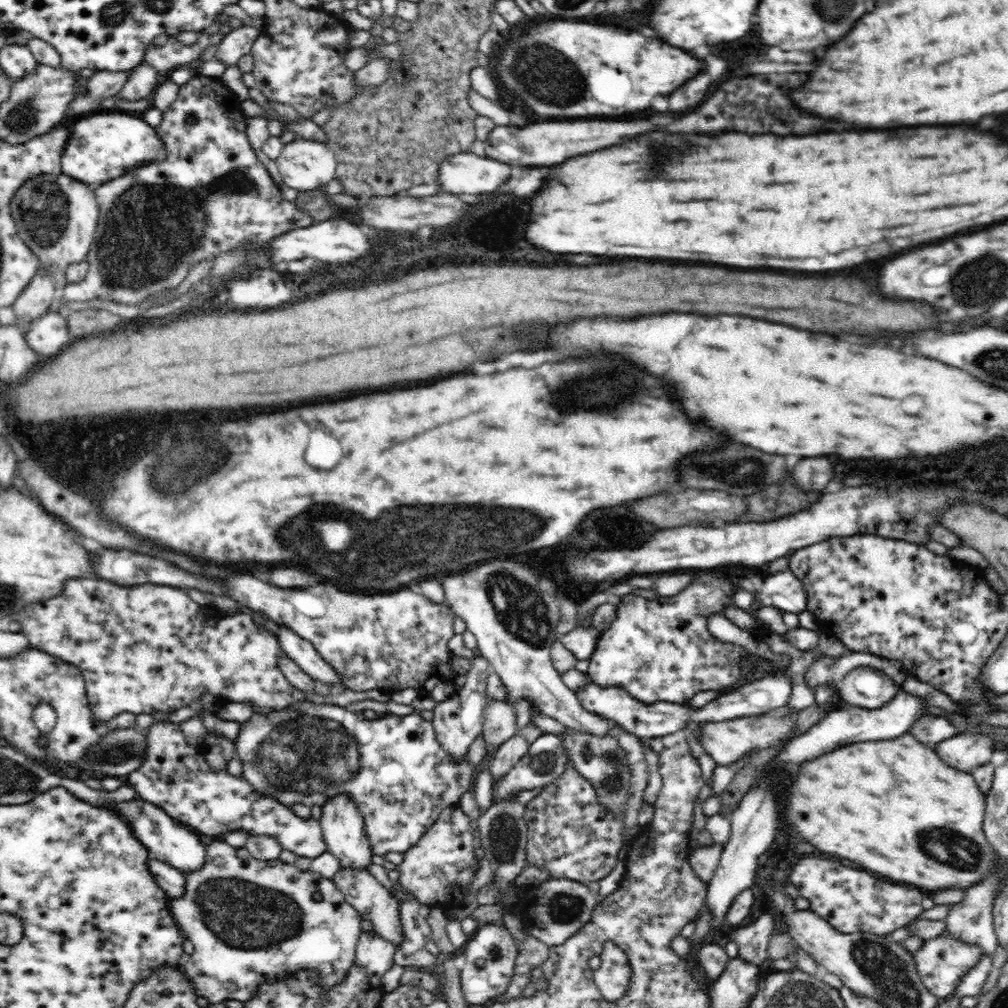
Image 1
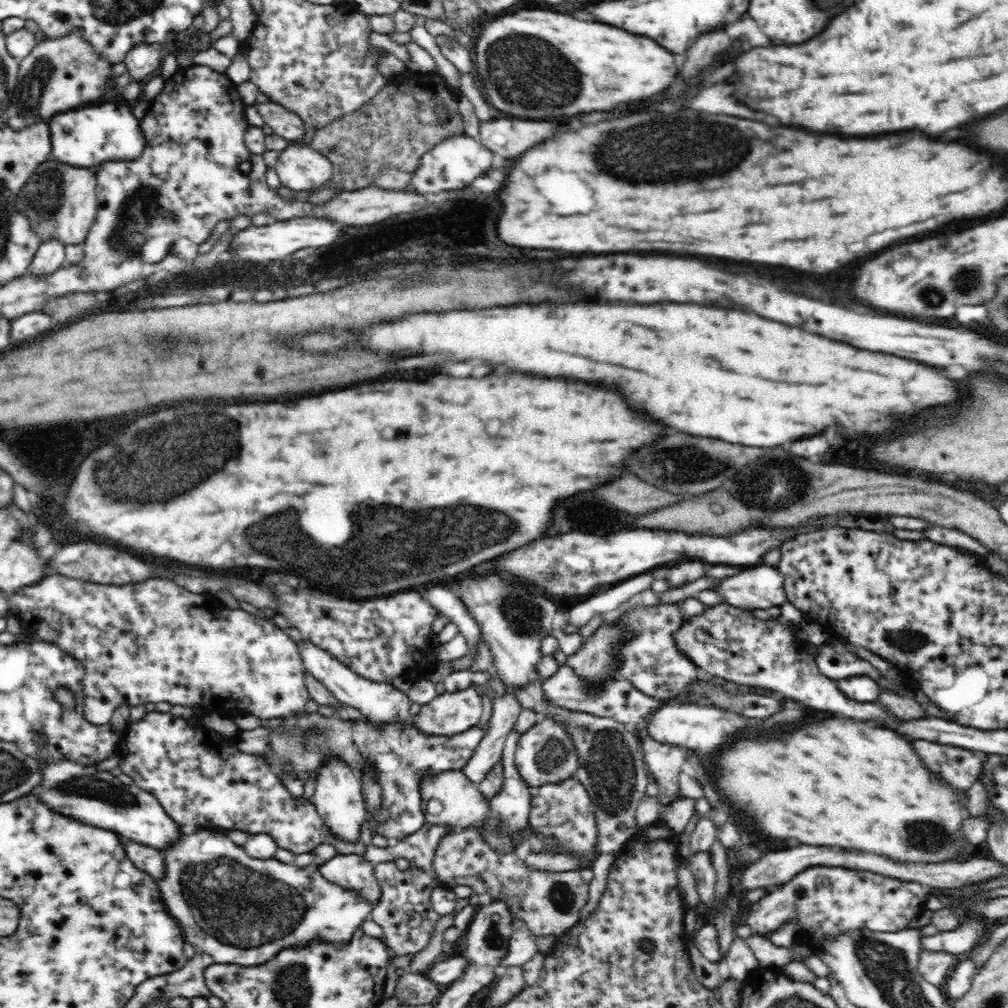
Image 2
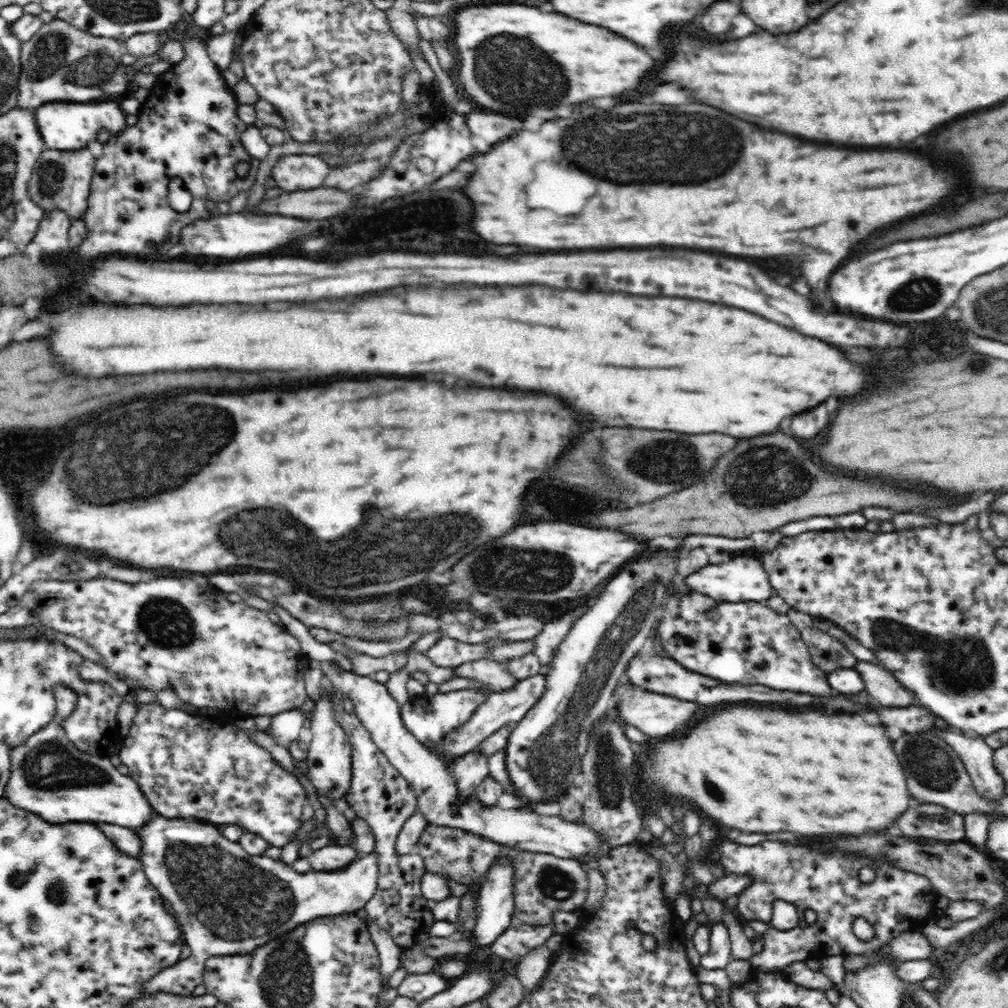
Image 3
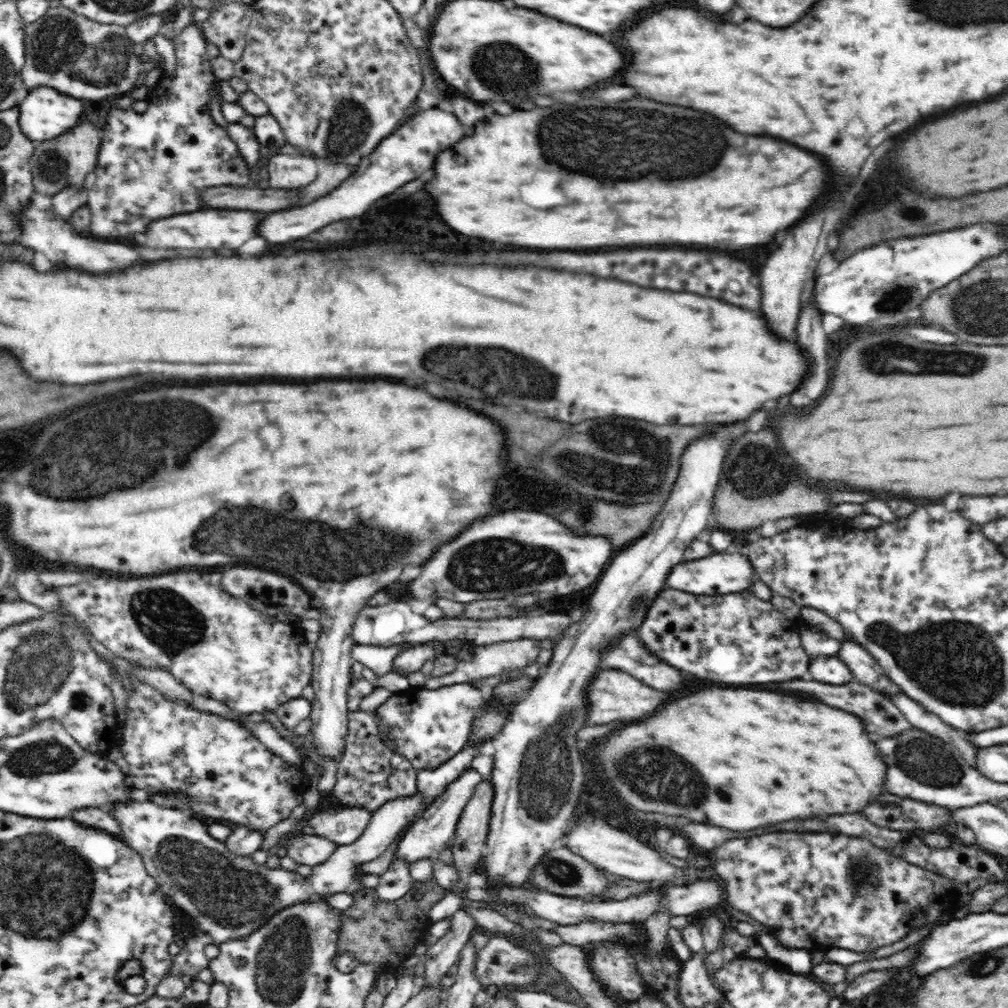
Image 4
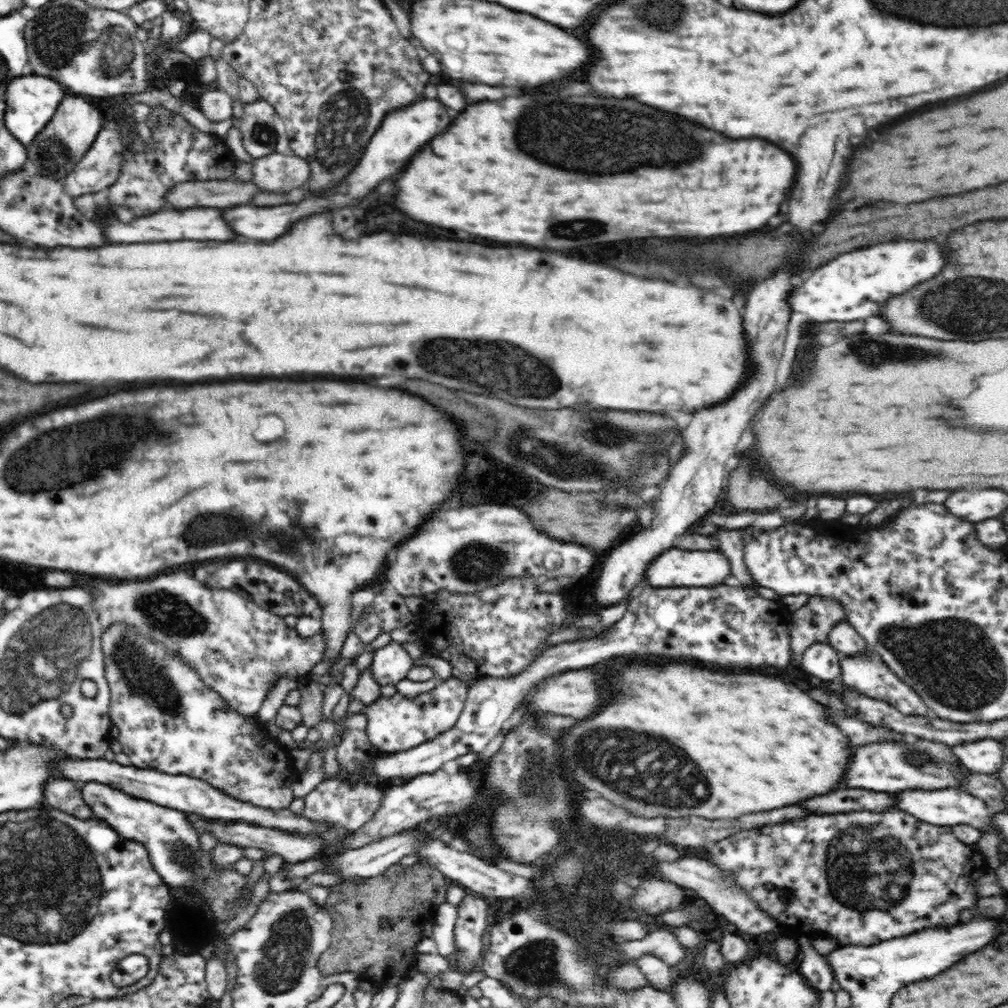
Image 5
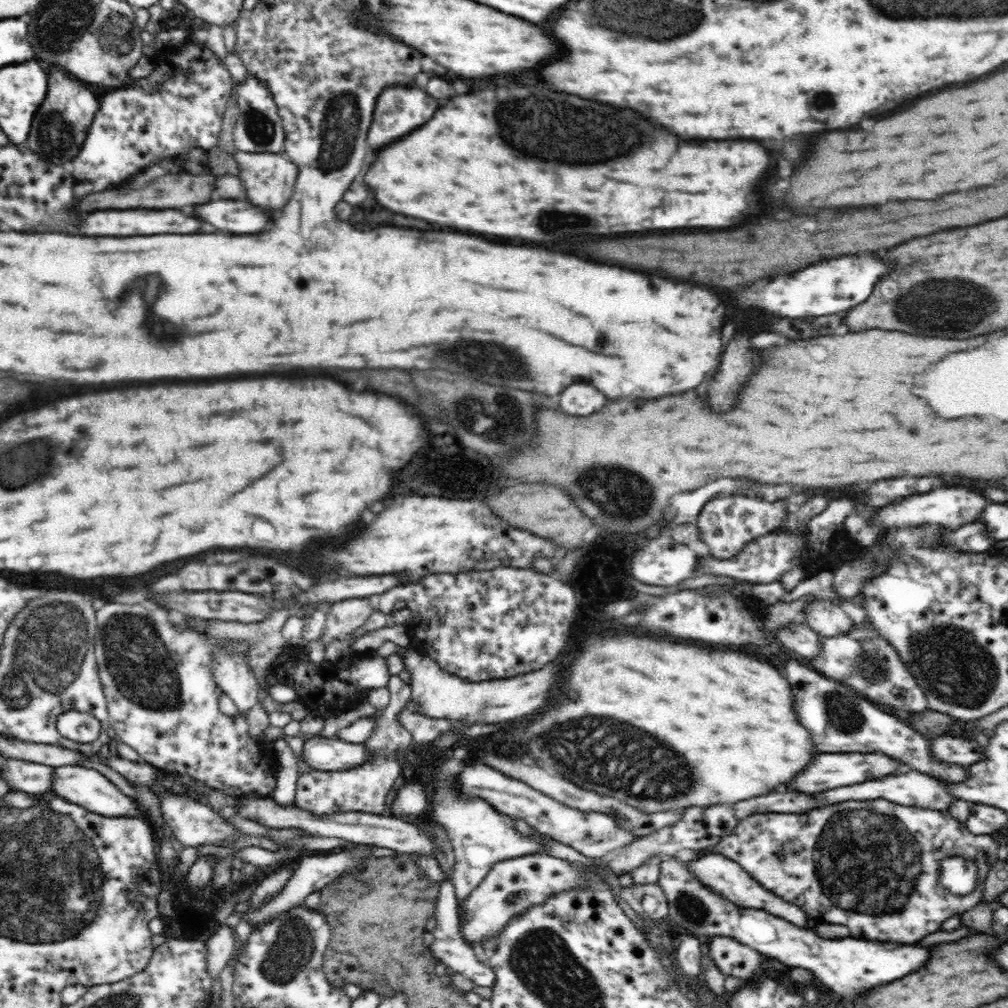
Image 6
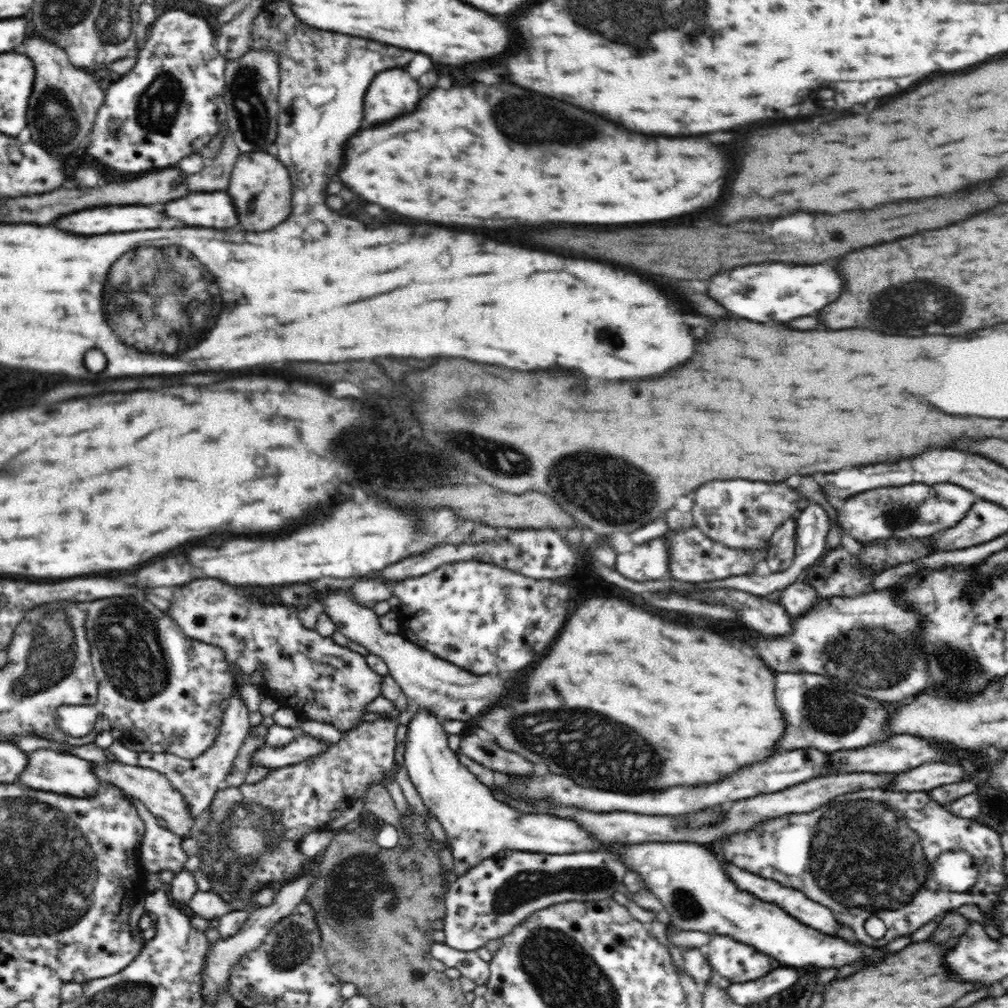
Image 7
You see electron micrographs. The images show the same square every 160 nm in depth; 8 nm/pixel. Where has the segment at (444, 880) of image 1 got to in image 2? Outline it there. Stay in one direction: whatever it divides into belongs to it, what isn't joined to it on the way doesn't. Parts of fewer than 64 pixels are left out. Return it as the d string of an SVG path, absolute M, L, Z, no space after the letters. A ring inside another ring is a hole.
M426 822L414 834L402 840L393 841L386 848L378 848L373 844L366 846L363 857L372 865L406 858L411 866L417 866L420 870L423 868L425 872L434 872L434 854L442 836L456 830L459 829Z

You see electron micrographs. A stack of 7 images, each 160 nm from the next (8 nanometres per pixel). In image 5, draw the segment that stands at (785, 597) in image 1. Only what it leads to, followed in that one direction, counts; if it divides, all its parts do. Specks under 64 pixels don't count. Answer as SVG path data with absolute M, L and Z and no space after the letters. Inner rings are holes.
M677 547L670 548L656 556L656 560L646 570L646 581L652 587L706 587L724 585L724 580L729 583L732 579L730 561L724 557L720 550L684 550Z

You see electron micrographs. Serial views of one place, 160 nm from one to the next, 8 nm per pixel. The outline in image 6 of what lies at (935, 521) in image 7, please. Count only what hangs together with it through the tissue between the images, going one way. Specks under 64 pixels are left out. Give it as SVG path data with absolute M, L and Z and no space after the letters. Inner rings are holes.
M942 488L942 490L934 490L930 494L918 494L918 496L910 496L902 502L896 502L896 506L884 508L874 520L868 520L872 525L880 525L880 530L888 530L902 527L920 527L924 525L932 525L942 527L944 530L954 531L960 526L980 521L984 508L991 502L978 494L972 492L968 488Z

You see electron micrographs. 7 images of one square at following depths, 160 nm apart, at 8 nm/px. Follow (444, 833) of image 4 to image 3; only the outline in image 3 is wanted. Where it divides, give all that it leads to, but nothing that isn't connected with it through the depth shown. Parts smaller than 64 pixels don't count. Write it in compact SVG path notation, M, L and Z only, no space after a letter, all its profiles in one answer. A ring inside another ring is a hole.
M474 750L454 761L451 769L460 801L470 799L475 788L489 775L488 758L486 754Z

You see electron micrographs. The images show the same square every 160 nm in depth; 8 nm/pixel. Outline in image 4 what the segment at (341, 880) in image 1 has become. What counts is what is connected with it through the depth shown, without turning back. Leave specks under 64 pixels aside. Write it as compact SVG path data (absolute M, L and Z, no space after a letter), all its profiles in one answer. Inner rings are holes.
M293 831L282 840L287 855L298 864L311 867L324 864L337 848L337 844L318 835L307 835Z

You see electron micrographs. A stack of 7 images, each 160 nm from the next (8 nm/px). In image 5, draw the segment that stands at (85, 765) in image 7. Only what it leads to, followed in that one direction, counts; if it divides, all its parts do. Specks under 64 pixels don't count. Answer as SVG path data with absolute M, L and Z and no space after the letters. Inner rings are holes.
M78 782L77 785L80 791L82 791L84 803L88 804L88 807L92 809L92 813L94 813L96 818L106 821L126 840L135 840L145 846L154 870L162 877L162 880L168 887L192 890L194 894L202 896L218 922L228 922L228 920L232 920L236 916L238 908L246 908L251 896L251 894L245 894L243 890L247 884L246 877L238 873L234 869L234 866L218 871L218 867L212 861L210 851L204 851L200 847L201 834L190 825L190 821L188 821L185 812L163 807L149 800L130 796L128 793L122 792L118 788L112 788L107 784L100 784L99 782Z

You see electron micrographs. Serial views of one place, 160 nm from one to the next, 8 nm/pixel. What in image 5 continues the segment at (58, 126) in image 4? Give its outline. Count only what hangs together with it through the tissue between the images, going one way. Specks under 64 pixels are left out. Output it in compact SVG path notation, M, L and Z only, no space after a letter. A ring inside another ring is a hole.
M26 74L26 76L16 76L14 80L8 82L6 96L4 98L4 122L9 132L24 146L29 146L30 142L47 128L60 106L60 100L64 100L66 89L59 83L50 80L47 76L37 74Z

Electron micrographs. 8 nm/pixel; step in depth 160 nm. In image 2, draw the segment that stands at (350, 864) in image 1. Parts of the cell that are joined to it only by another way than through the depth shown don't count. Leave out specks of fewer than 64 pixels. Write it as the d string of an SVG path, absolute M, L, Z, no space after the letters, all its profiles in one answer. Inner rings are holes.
M330 757L316 770L315 774L316 788L310 801L319 812L326 830L341 838L342 842L360 842L362 822L368 820L360 773L354 771L349 764L338 757Z

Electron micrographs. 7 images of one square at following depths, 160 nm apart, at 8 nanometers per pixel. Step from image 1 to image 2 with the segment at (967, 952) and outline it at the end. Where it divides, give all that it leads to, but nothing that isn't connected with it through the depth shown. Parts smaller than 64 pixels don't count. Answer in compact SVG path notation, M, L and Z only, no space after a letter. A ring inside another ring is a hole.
M921 949L918 971L930 984L942 988L959 960L960 957L955 954Z

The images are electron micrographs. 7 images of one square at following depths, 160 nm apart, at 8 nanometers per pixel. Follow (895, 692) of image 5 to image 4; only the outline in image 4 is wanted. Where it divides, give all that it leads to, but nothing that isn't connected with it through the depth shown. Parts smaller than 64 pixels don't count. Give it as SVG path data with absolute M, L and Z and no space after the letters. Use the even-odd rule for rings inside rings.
M903 692L890 696L890 700L901 710L914 728L926 731L931 736L948 742L972 768L976 768L976 756L979 748L967 740L966 731L952 728L949 724L942 722L939 716L932 714Z

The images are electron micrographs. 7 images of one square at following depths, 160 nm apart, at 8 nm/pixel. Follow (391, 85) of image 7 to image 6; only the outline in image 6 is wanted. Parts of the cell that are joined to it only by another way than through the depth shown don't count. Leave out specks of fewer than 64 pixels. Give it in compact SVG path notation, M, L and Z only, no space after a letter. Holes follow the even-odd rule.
M400 86L384 88L384 92L380 92L380 96L376 100L372 126L368 132L368 146L376 152L388 144L400 140L402 136L408 136L408 132L424 126L434 116L436 110L438 110L436 100L418 88L404 88L404 86L402 88Z

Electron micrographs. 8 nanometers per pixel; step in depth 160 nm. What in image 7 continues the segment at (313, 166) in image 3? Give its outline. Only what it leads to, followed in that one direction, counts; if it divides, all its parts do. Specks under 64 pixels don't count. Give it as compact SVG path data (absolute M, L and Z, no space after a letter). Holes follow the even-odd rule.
M267 152L241 153L233 167L228 194L240 214L240 226L252 232L272 230L291 213L292 181L288 168Z

